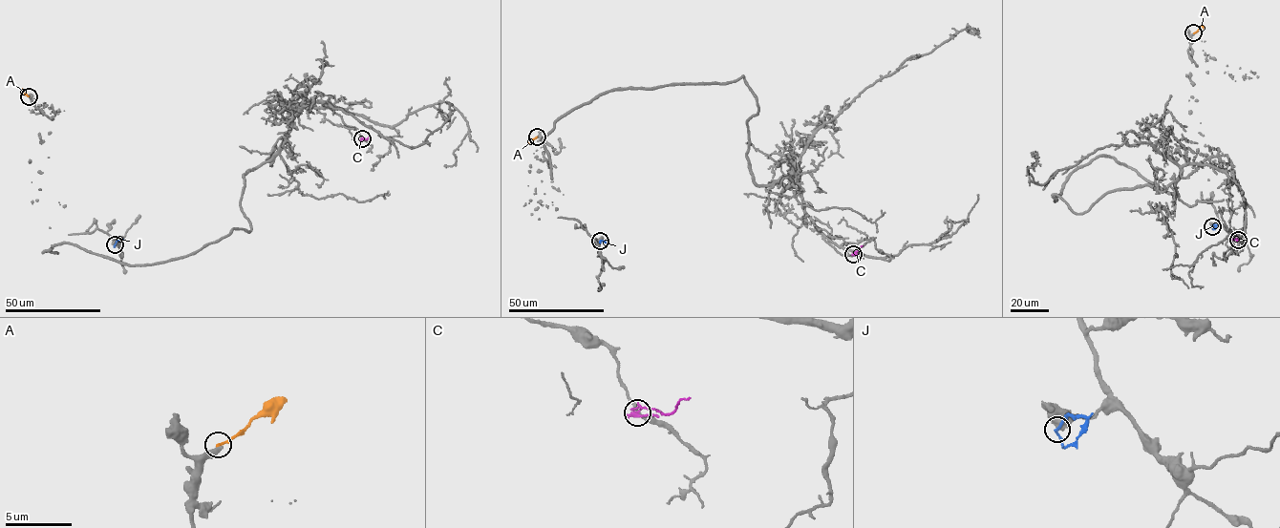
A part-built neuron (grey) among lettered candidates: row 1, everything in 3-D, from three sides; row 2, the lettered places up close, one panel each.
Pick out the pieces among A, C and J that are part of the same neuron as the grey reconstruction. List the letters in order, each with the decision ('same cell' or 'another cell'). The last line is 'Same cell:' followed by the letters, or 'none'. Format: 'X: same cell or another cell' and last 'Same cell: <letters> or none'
A: another cell
C: another cell
J: another cell
Same cell: none

